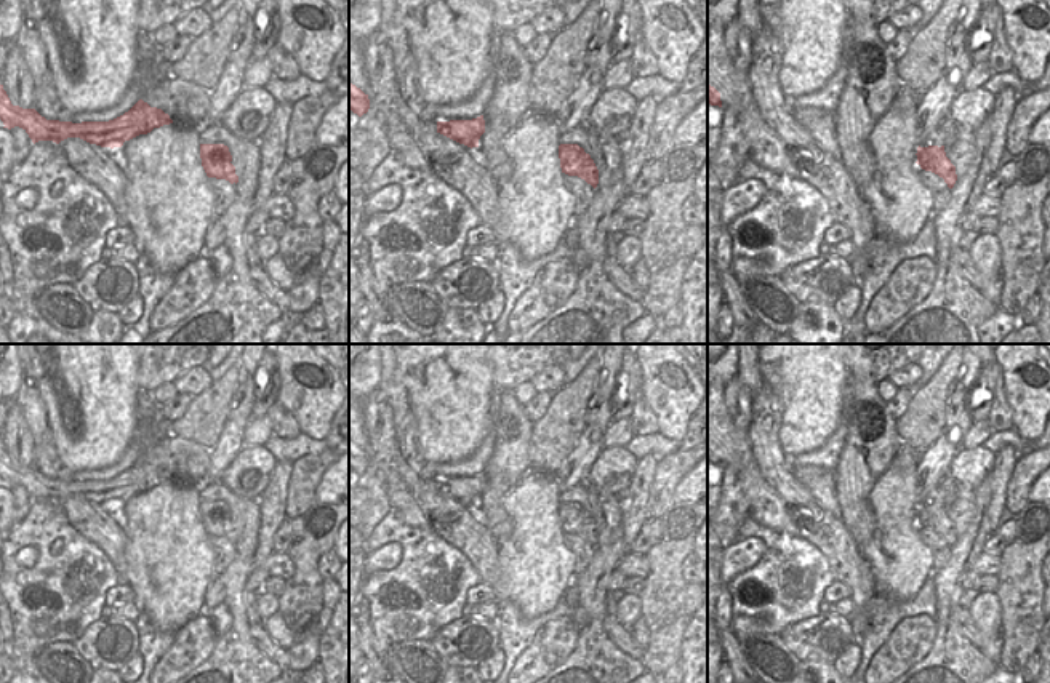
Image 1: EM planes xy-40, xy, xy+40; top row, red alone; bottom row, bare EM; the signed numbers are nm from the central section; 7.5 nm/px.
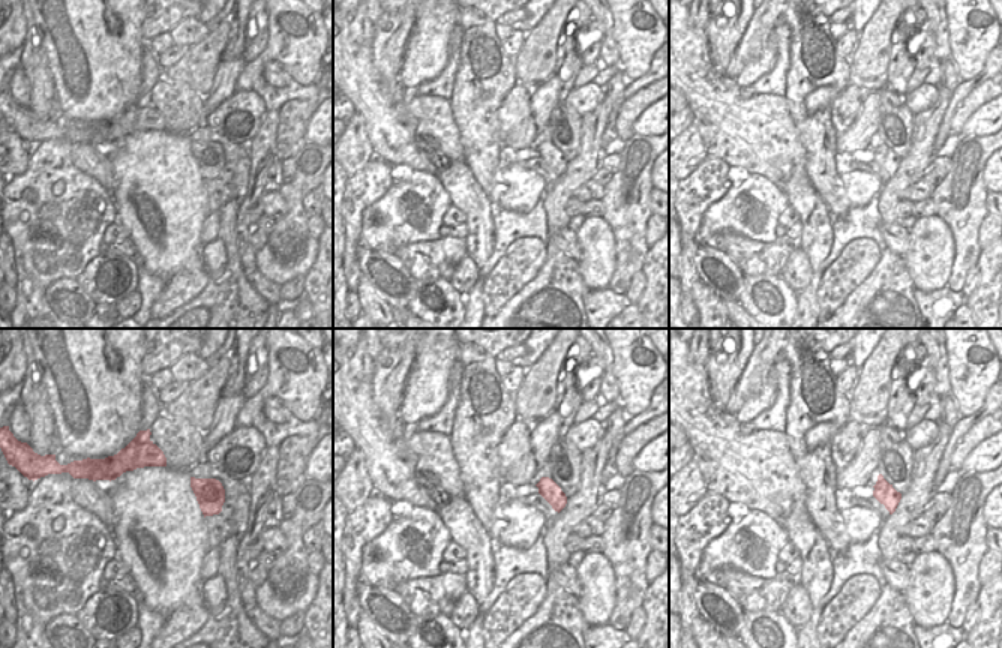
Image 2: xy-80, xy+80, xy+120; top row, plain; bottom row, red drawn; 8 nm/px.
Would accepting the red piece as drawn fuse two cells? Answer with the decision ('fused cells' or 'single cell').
fused cells

